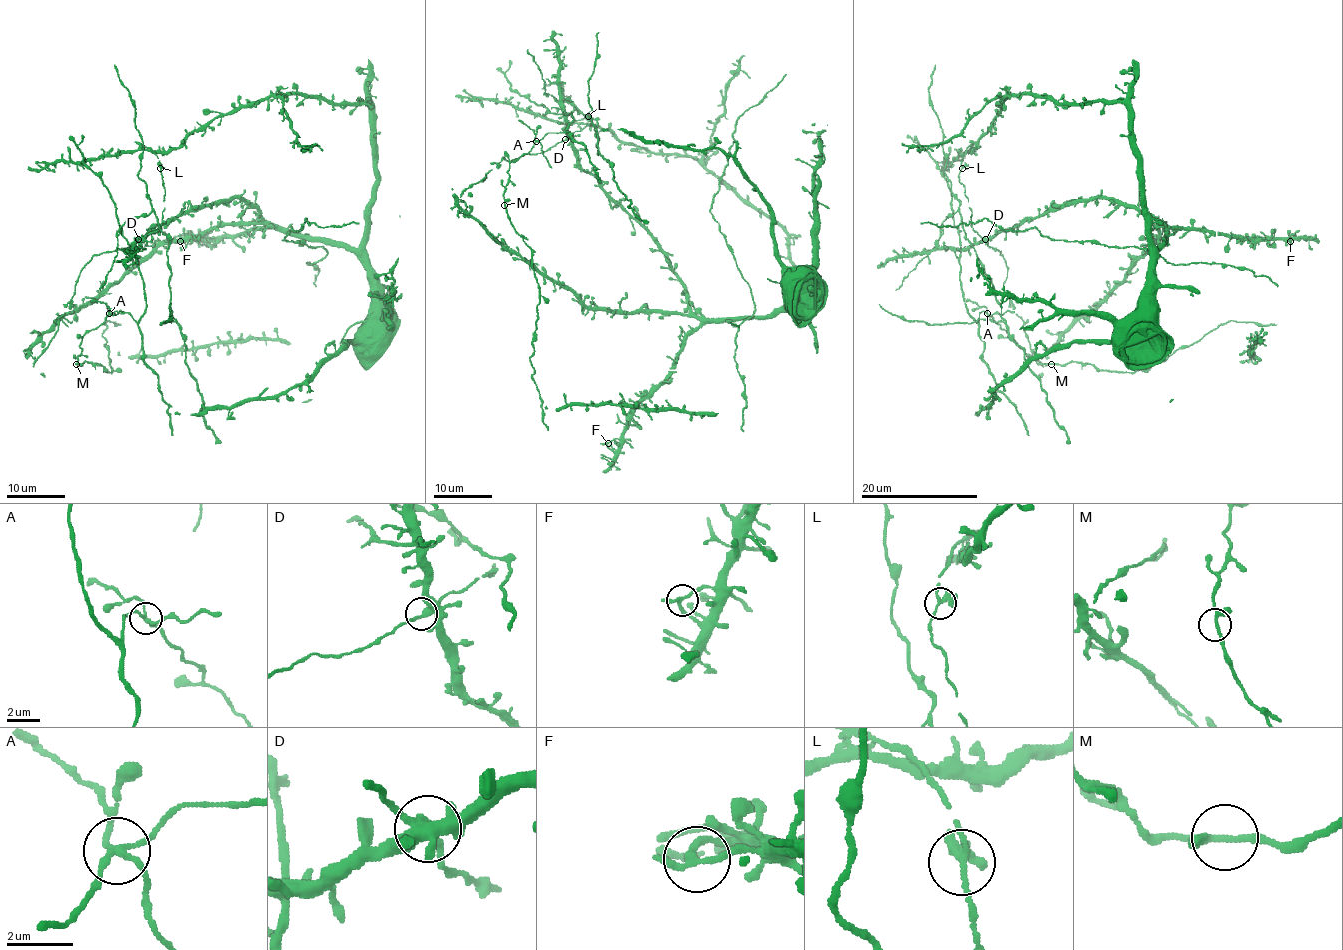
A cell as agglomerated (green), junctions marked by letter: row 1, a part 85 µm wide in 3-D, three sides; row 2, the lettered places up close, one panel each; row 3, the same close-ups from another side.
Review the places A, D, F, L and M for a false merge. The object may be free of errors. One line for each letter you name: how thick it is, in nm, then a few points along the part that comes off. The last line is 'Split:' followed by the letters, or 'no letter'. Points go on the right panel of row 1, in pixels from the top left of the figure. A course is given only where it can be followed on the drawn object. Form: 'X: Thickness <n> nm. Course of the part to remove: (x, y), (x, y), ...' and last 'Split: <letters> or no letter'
A: Thickness 180 nm. Course of the part to remove: (987, 314), (984, 306), (966, 299)
Split: A

